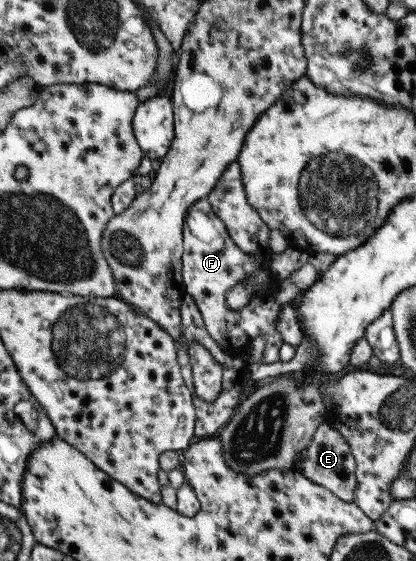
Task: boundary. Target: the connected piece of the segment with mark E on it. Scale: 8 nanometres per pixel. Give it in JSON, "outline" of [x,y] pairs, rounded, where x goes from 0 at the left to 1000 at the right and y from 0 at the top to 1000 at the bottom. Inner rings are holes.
{"outline":[[[784,749],[757,765],[743,793],[726,806],[728,820],[709,836],[719,847],[772,868],[786,870],[805,886],[829,895],[849,895],[853,875],[851,815],[827,779],[810,772]]]}

